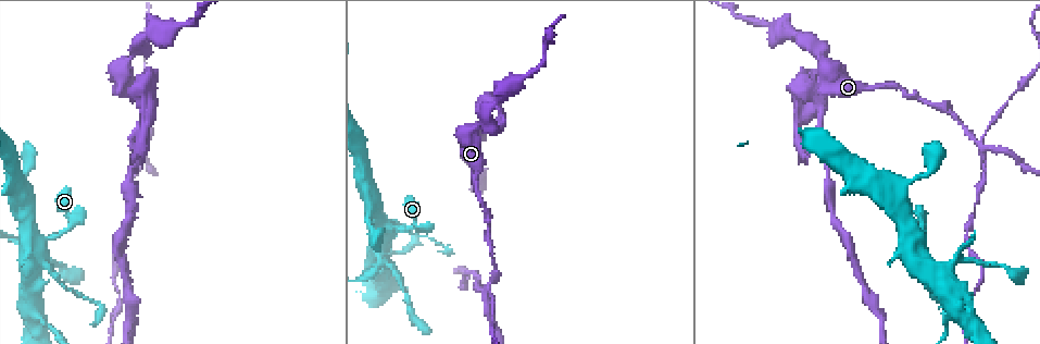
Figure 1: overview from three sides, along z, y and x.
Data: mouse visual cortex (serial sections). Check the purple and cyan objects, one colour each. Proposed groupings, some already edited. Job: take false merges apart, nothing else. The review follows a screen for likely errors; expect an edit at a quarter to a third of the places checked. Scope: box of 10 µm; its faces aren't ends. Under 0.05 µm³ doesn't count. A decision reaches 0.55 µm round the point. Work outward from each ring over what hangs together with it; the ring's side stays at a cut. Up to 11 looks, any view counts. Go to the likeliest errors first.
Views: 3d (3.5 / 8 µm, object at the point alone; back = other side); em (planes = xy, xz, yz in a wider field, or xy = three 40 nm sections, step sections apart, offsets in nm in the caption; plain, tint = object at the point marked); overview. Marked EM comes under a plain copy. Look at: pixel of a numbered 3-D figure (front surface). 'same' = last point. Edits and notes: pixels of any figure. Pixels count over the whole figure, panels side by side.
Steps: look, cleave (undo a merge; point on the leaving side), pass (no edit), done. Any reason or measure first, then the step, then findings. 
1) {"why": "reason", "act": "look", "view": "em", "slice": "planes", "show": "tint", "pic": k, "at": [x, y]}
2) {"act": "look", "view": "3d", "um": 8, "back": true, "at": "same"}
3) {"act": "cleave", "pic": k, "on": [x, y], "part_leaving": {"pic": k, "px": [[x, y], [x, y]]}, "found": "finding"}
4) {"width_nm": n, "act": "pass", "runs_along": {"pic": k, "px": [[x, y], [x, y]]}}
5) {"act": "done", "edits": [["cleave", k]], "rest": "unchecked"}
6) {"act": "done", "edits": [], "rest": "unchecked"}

{"act": "look", "view": "em", "slice": "xy", "step": 3, "show": "tint", "pic": 1, "at": [926, 231]}

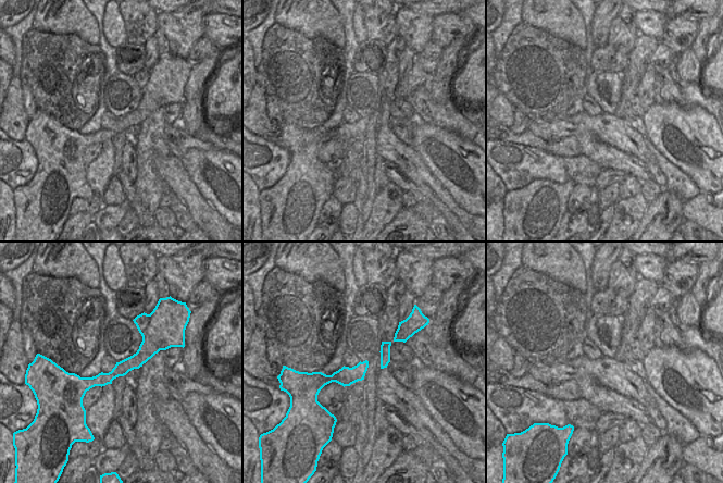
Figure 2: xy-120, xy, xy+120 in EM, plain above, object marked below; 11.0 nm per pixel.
{"act": "look", "view": "3d", "um": 3.5, "at": "same"}

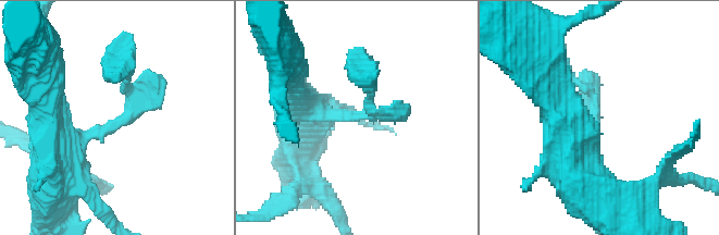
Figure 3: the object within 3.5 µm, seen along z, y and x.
{"width_nm": 200, "act": "pass", "runs_along": {"pic": 2, "px": [[140, 322], [147, 348], [84, 389]]}, "found": "one cell here"}

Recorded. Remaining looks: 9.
{"why": "a fork", "act": "look", "view": "em", "slice": "xy", "step": 5, "show": "tint", "pic": 1, "at": [37, 314]}

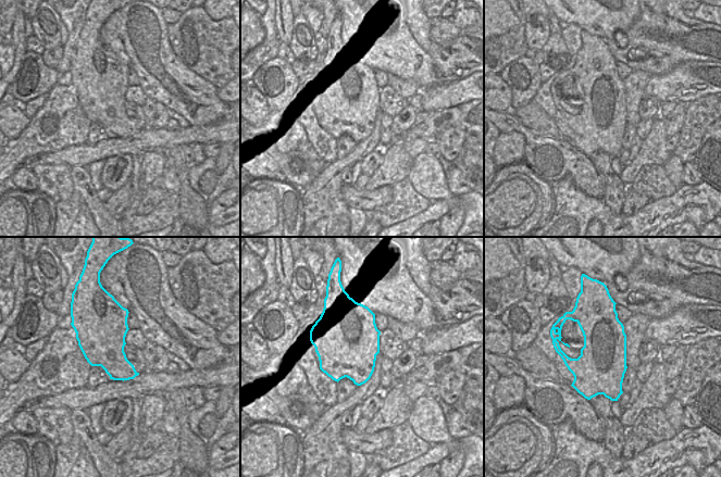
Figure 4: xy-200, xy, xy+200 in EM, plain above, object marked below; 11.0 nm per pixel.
{"act": "look", "view": "3d", "um": 3.5, "at": "same"}

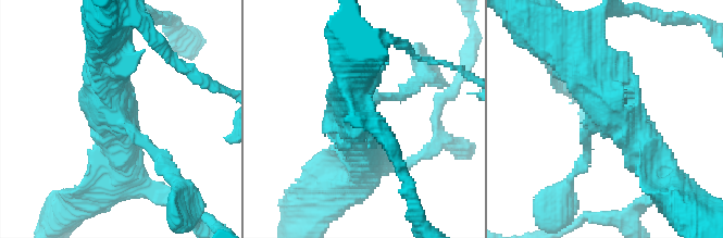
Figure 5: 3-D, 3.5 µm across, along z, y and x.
{"act": "pass", "runs_along": {"pic": 5, "px": [[564, 36], [575, 65], [645, 152]]}, "found": "continuous, no second cell"}

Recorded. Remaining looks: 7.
{"why": "thick turns thin", "act": "look", "view": "3d", "um": 3.5, "pic": 1, "at": [819, 52]}

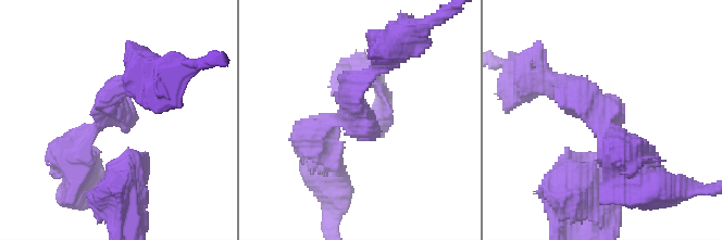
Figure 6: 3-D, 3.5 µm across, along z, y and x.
{"act": "look", "view": "em", "slice": "xy", "step": 5, "show": "tint", "pic": 6, "at": [347, 112]}

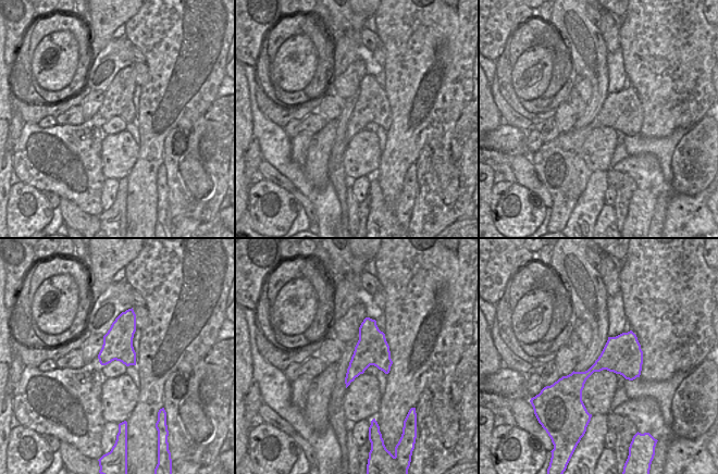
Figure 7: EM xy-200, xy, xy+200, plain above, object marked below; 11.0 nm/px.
{"width_nm": 360, "act": "pass", "runs_along": {"pic": 6, "px": [[629, 175], [598, 118], [551, 81]]}, "found": "one cell here"}

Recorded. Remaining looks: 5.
{"why": "sudden change in width", "act": "look", "view": "3d", "um": 3.5, "pic": 1, "at": [883, 87]}

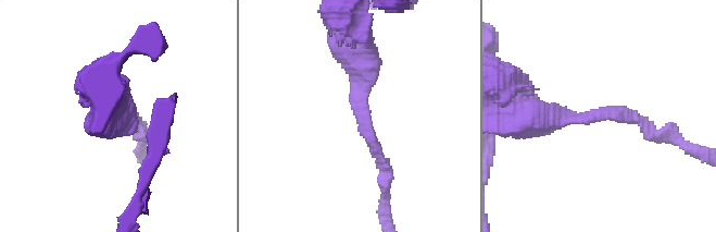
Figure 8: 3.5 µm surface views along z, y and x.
{"arm_widths_nm": [150, 400], "why": "need the tissue", "act": "look", "view": "em", "slice": "xy", "step": 5, "show": "tint", "pic": 8, "at": [606, 115]}

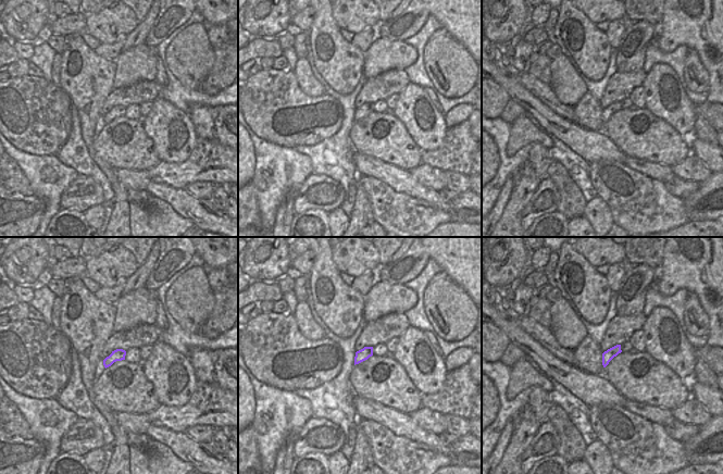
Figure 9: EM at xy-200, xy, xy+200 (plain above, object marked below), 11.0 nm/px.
{"width_nm": 130, "act": "pass", "runs_along": {"pic": 8, "px": [[353, 50], [387, 179]]}, "found": "all the same cell"}

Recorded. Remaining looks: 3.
{"why": "four or more arms meet", "act": "look", "view": "3d", "um": 3.5, "pic": 1, "at": [487, 284]}

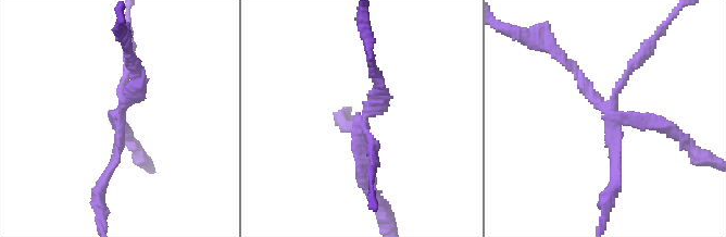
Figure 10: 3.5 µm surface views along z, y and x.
{"arms": 4, "arm_widths_nm": [150, 150, 150, 200], "why": "need the tissue", "act": "look", "view": "em", "slice": "xy", "step": 3, "show": "tint", "pic": 10, "at": [122, 105]}

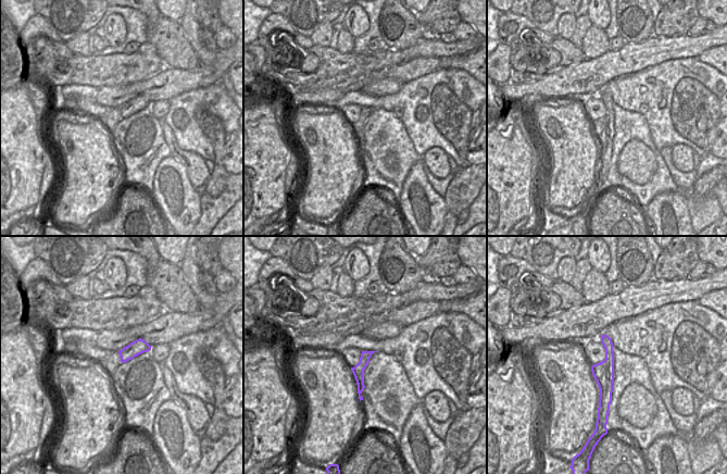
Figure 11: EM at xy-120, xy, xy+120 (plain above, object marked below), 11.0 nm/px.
{"act": "look", "view": "em", "slice": "planes", "show": "tint", "at": "same"}

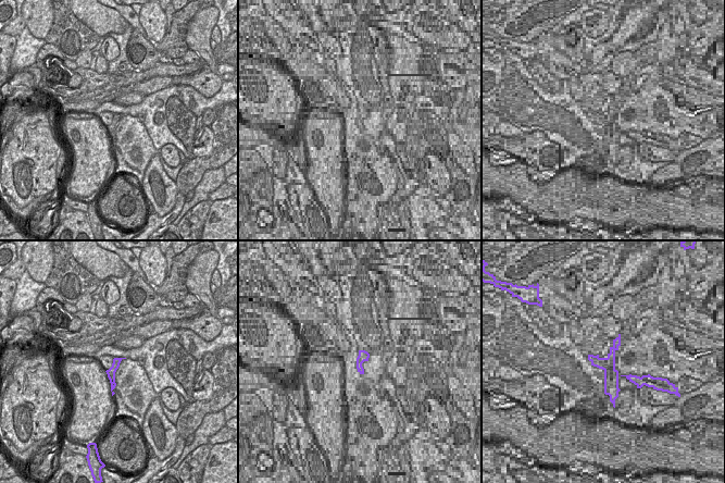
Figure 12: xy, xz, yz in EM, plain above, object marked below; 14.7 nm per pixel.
{"width_nm": 130, "act": "cleave", "pic": 10, "on": [111, 167], "part_leaving": {"pic": 10, "px": [[122, 129], [99, 216]]}, "found": "two cells meet here"}

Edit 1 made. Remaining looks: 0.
{"act": "done", "edits": [["cleave", 10]], "rest": "unchecked"}

